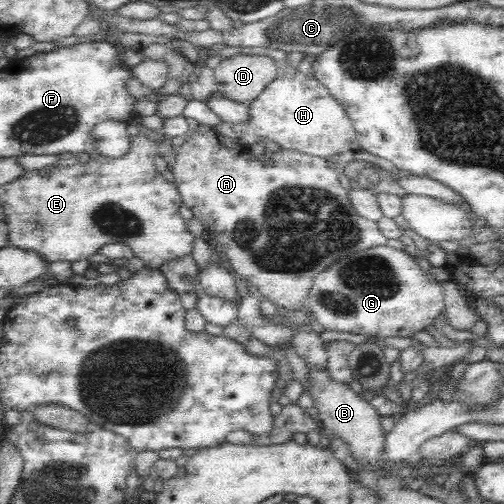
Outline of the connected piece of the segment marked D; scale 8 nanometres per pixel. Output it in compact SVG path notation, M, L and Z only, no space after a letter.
M242 55L224 59L213 70L221 98L250 106L276 79L278 65L266 55Z

